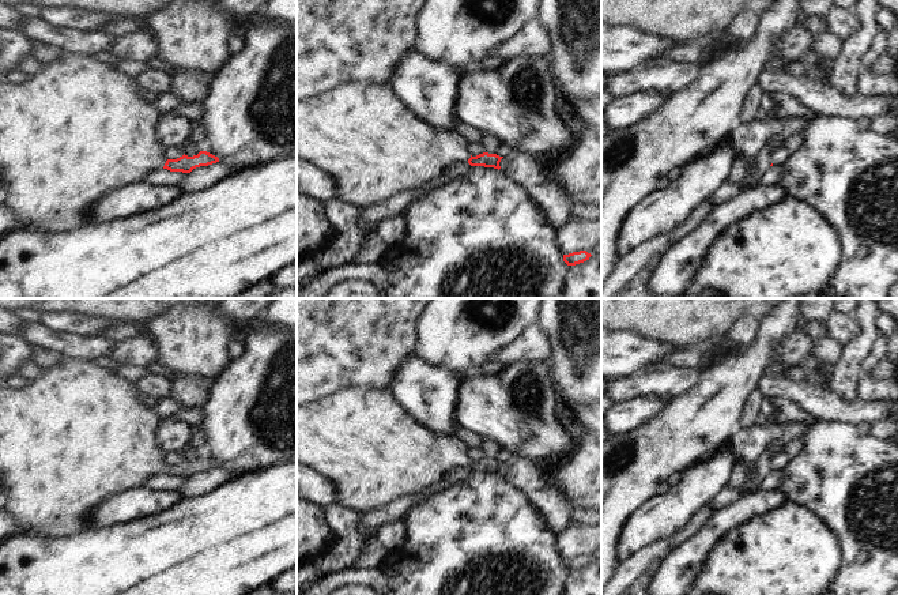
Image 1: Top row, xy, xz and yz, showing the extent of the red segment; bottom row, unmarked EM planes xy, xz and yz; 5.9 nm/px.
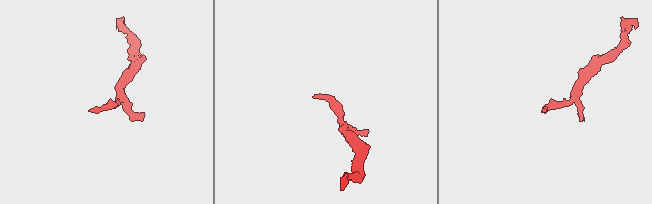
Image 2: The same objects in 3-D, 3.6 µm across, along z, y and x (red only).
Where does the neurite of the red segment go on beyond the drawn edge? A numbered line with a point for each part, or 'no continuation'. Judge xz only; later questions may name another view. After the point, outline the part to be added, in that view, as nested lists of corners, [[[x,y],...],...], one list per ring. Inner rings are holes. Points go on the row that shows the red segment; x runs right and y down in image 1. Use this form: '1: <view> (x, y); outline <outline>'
1: xz (373, 147); outline [[[347,82],[318,97],[297,102],[297,157],[332,178],[333,200],[367,208],[418,188],[450,165],[467,161],[467,142],[457,132],[442,131],[418,118],[388,84]]]

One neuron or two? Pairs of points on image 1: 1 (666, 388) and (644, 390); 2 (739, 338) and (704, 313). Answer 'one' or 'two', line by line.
1: one
2: two

